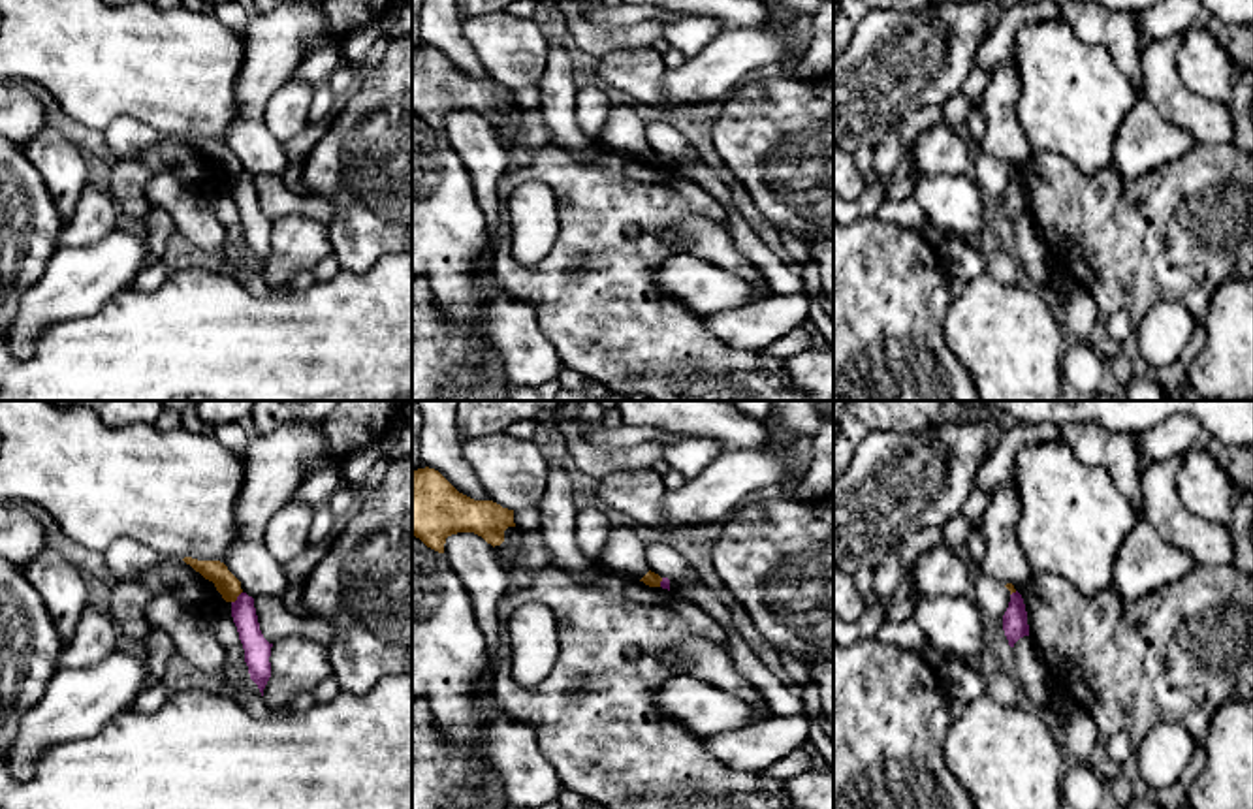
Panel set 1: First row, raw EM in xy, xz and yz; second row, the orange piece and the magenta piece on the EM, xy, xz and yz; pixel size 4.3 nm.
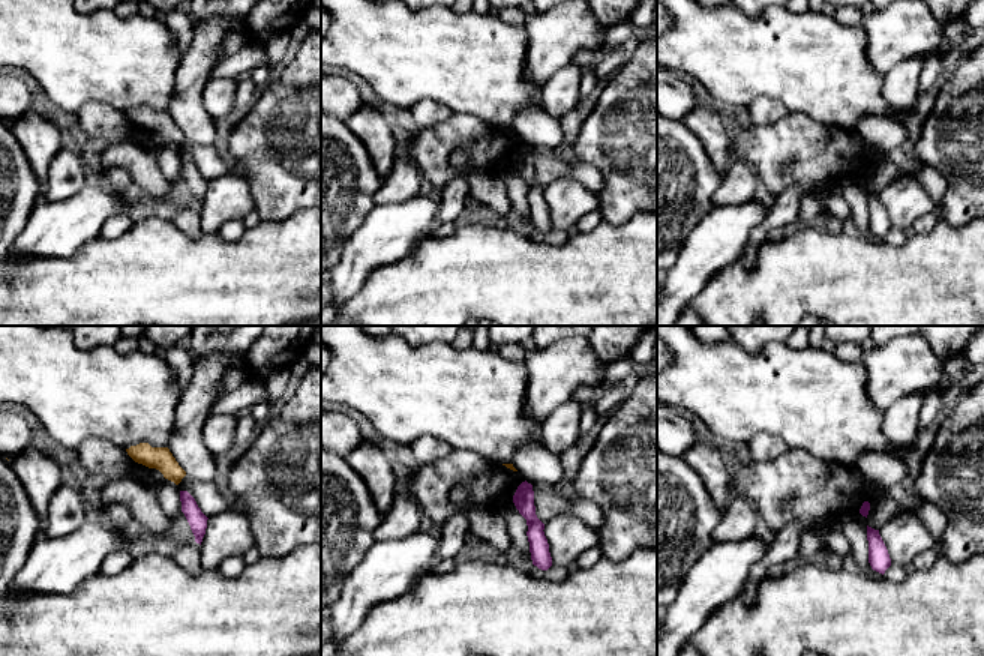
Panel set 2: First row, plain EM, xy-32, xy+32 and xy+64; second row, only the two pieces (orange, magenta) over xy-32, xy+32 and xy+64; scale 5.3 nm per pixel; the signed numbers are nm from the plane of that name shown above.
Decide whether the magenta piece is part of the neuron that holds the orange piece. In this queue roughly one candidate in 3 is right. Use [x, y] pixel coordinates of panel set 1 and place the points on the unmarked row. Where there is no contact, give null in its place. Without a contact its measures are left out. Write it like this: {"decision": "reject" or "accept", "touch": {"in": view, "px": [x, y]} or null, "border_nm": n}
{"decision": "reject", "touch": {"in": "xy", "px": [237, 174]}, "border_nm": 70}

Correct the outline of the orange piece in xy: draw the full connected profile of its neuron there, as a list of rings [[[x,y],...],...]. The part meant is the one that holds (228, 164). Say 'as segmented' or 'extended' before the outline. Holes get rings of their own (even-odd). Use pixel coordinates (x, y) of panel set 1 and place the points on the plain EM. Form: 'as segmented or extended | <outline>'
as segmented | [[[192,135],[182,137],[196,151],[199,151],[205,158],[213,160],[216,169],[222,173],[226,181],[235,181],[243,171],[241,160],[228,149],[228,145],[220,139],[198,139]]]

